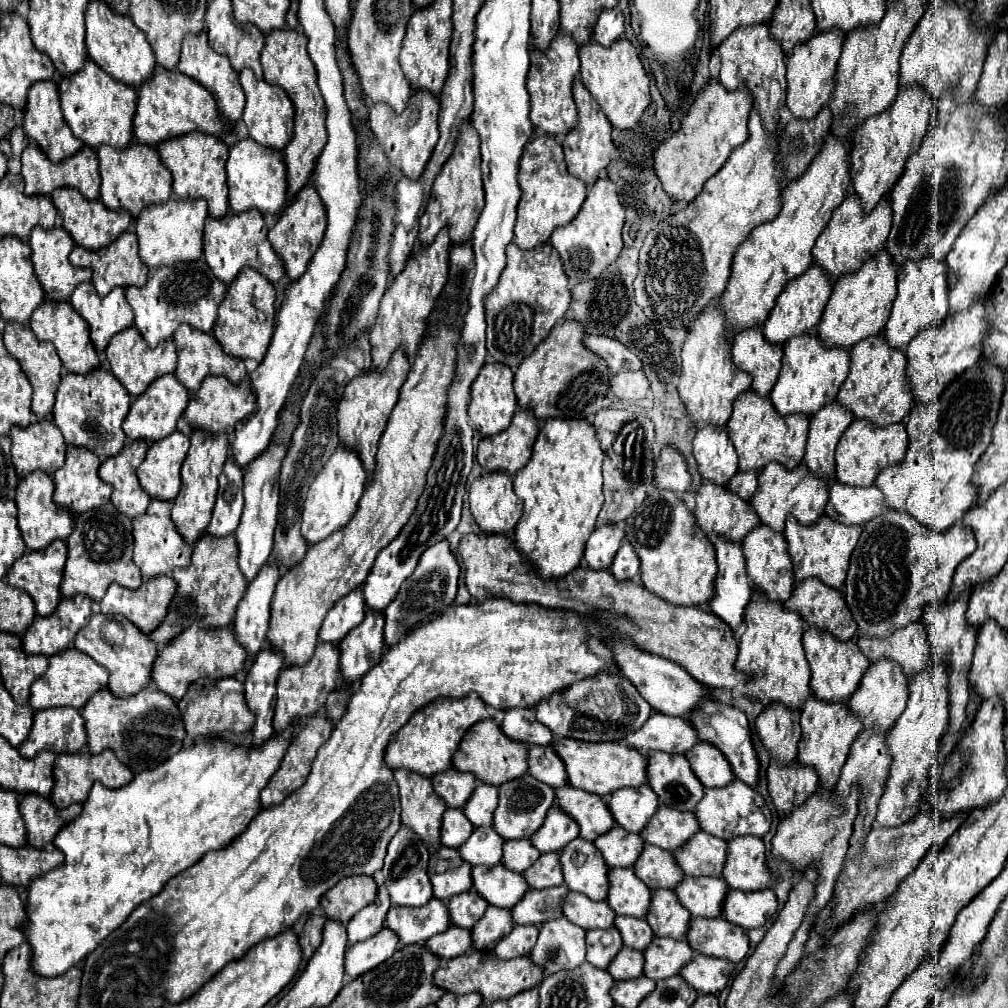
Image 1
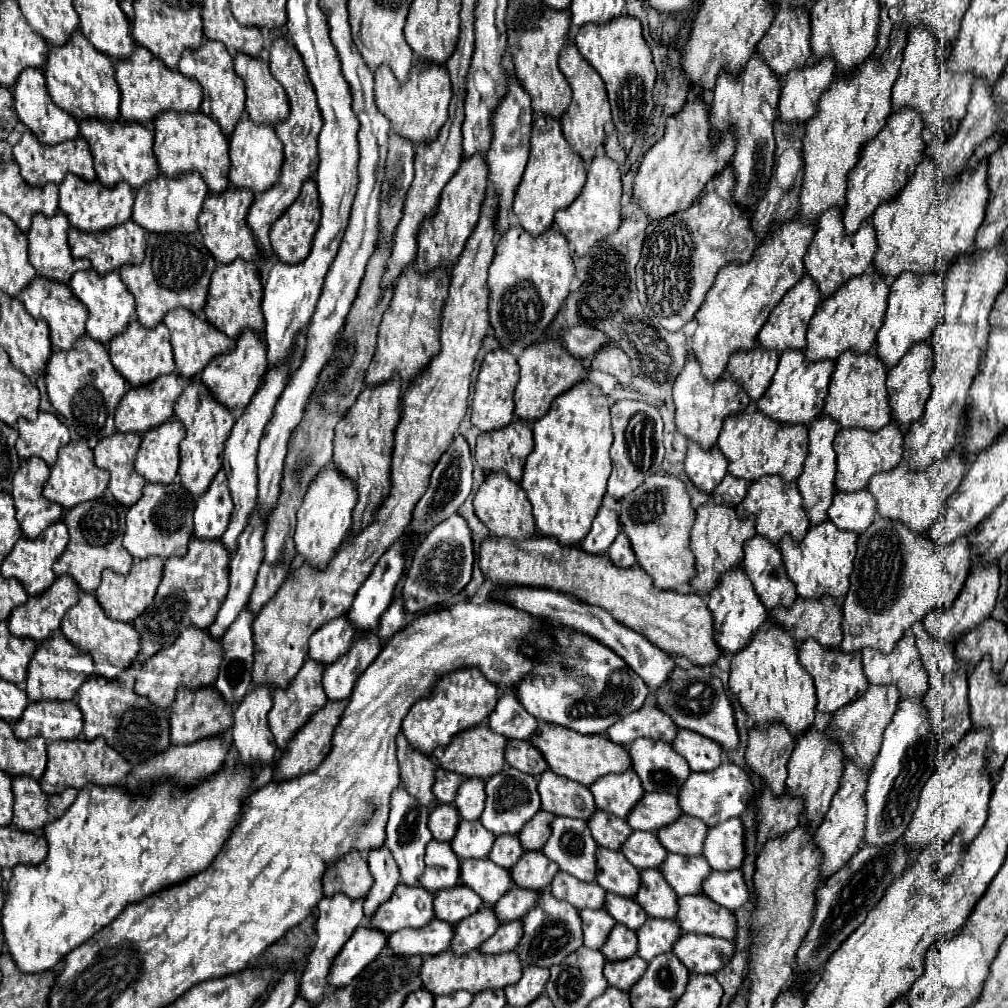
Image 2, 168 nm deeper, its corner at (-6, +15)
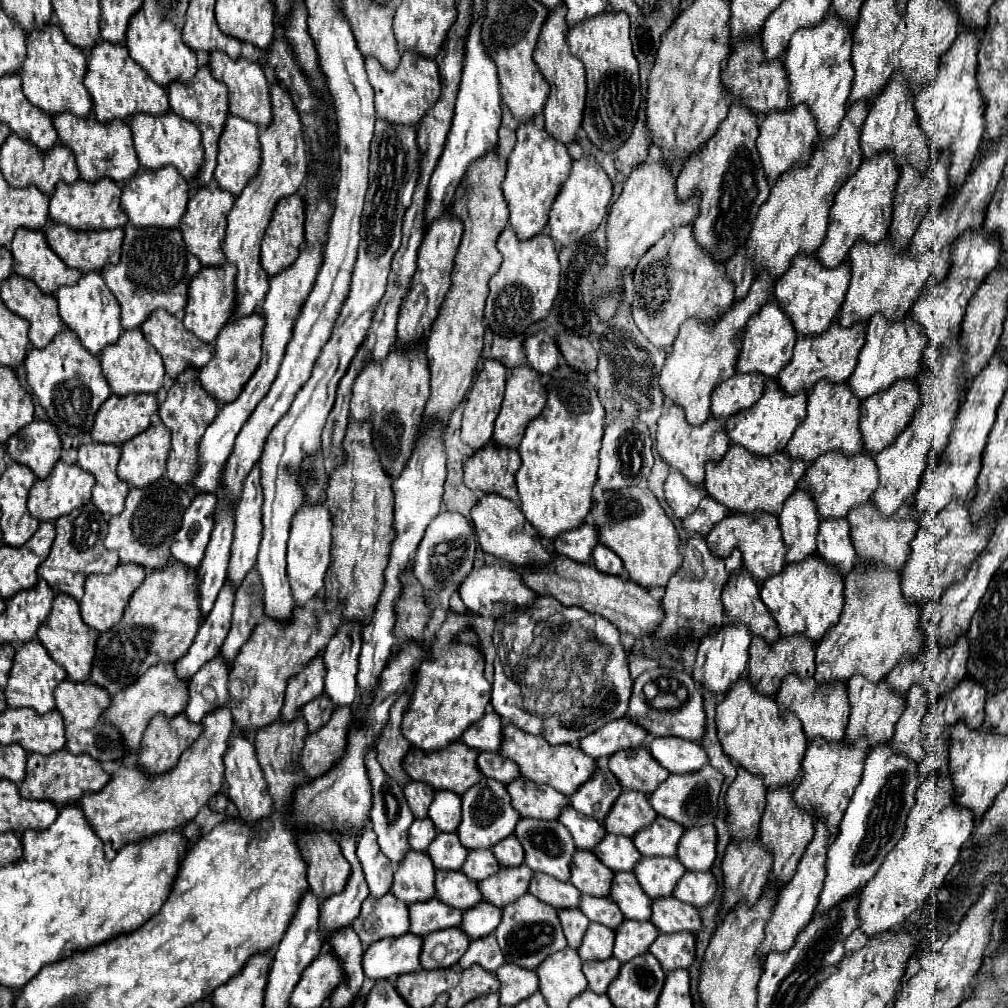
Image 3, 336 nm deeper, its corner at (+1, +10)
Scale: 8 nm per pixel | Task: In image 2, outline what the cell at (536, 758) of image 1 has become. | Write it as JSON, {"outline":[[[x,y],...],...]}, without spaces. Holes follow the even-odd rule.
{"outline":[[[511,739],[509,745],[507,745],[505,759],[511,767],[515,767],[523,773],[533,773],[535,777],[549,769],[543,755],[539,753],[539,749],[535,745],[531,745],[531,741],[521,741],[521,739],[513,741]]]}

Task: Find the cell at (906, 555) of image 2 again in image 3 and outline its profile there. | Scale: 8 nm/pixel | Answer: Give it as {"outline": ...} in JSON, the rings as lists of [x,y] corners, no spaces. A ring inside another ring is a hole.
{"outline":[[[854,570],[844,578],[844,608],[842,618],[838,620],[838,626],[832,626],[822,638],[822,642],[816,646],[816,672],[814,680],[818,684],[834,684],[834,682],[848,682],[854,674],[862,674],[872,684],[882,682],[888,672],[902,660],[914,660],[918,652],[922,652],[922,638],[918,638],[918,618],[920,606],[908,604],[900,590],[900,572],[888,574],[890,570]]]}

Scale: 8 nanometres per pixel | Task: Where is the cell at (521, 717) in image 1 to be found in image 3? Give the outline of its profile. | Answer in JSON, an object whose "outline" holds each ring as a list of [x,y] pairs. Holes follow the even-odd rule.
{"outline":[[[488,710],[480,722],[470,726],[460,736],[460,740],[478,752],[484,752],[484,750],[494,752],[494,750],[498,750],[498,730],[502,730],[502,722],[494,714],[494,710]]]}

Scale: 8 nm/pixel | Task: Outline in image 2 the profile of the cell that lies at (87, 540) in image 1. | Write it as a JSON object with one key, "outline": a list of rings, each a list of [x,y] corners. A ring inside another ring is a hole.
{"outline":[[[109,497],[85,501],[85,503],[79,503],[77,507],[69,509],[65,515],[65,525],[69,529],[71,539],[67,543],[65,553],[53,565],[53,573],[57,577],[71,575],[77,581],[77,585],[87,593],[93,593],[101,585],[103,569],[113,569],[121,575],[127,575],[129,569],[133,567],[133,557],[123,547],[127,511],[129,511],[129,507],[125,507],[119,501],[109,499]]]}

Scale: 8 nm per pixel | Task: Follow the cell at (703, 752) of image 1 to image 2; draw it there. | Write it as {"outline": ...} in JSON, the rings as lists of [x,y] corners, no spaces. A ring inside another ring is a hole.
{"outline":[[[679,729],[673,749],[687,759],[691,771],[713,771],[717,765],[721,765],[721,745],[689,729]]]}

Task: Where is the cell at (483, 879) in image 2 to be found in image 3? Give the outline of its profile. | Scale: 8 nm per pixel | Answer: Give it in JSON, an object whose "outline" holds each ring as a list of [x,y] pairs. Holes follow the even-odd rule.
{"outline":[[[438,870],[434,876],[436,898],[452,908],[468,910],[476,906],[482,898],[478,898],[478,884],[470,882],[462,872],[452,870]]]}

